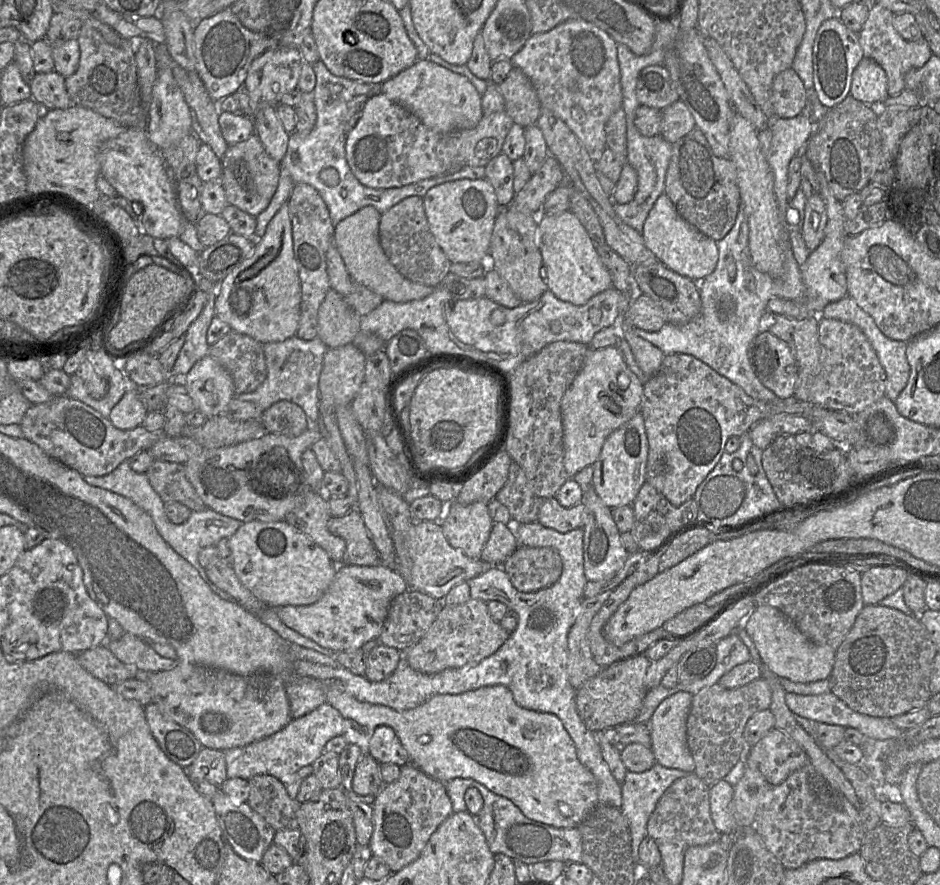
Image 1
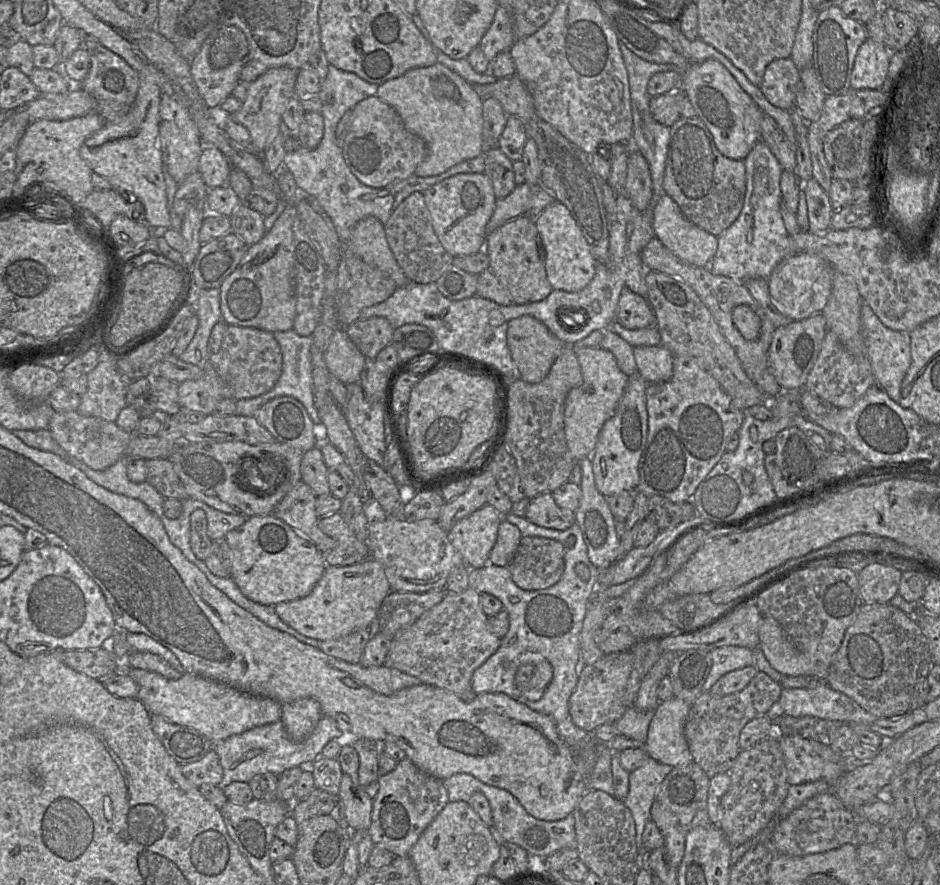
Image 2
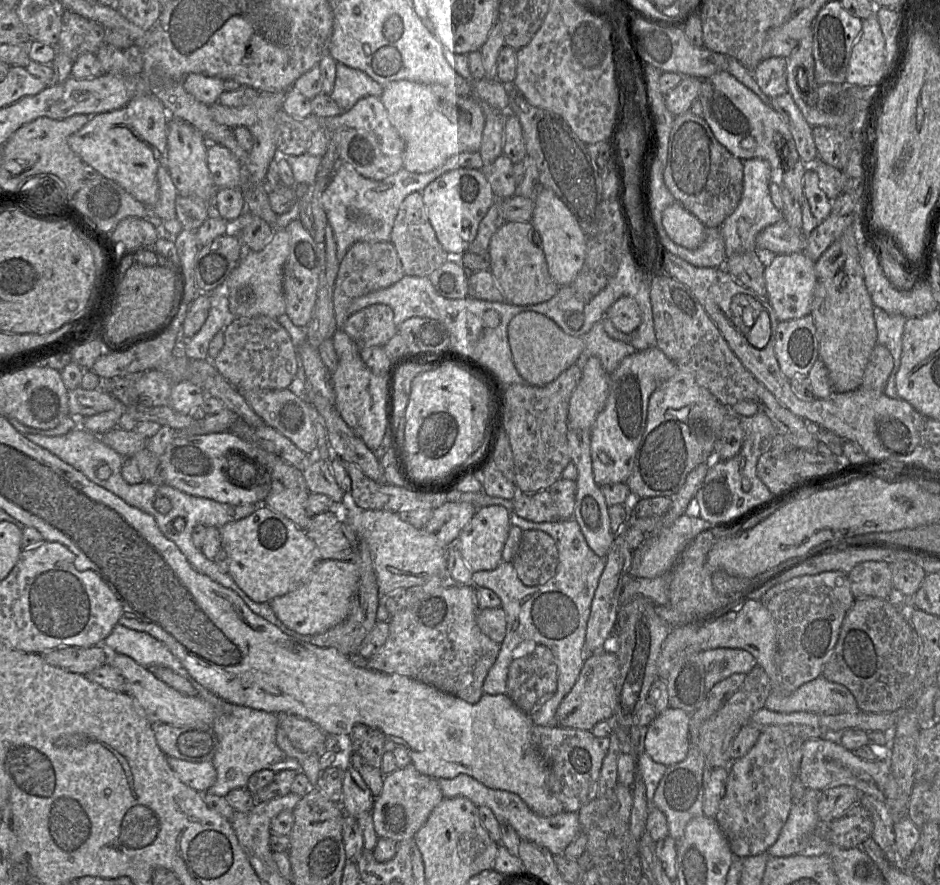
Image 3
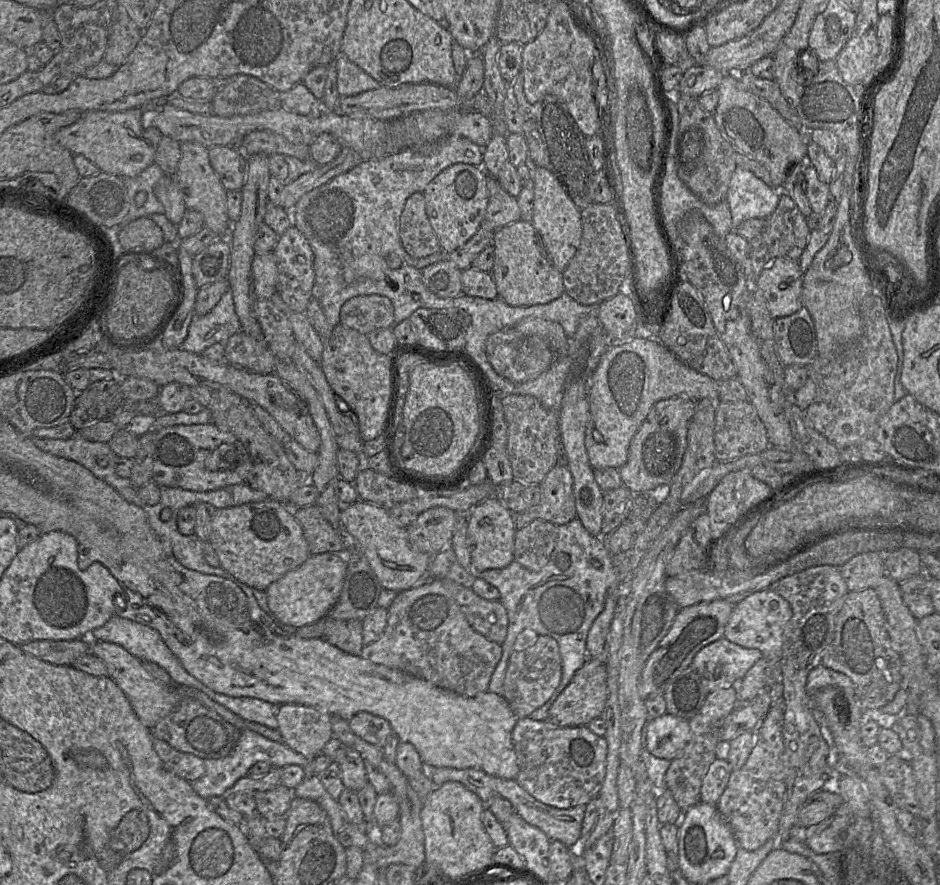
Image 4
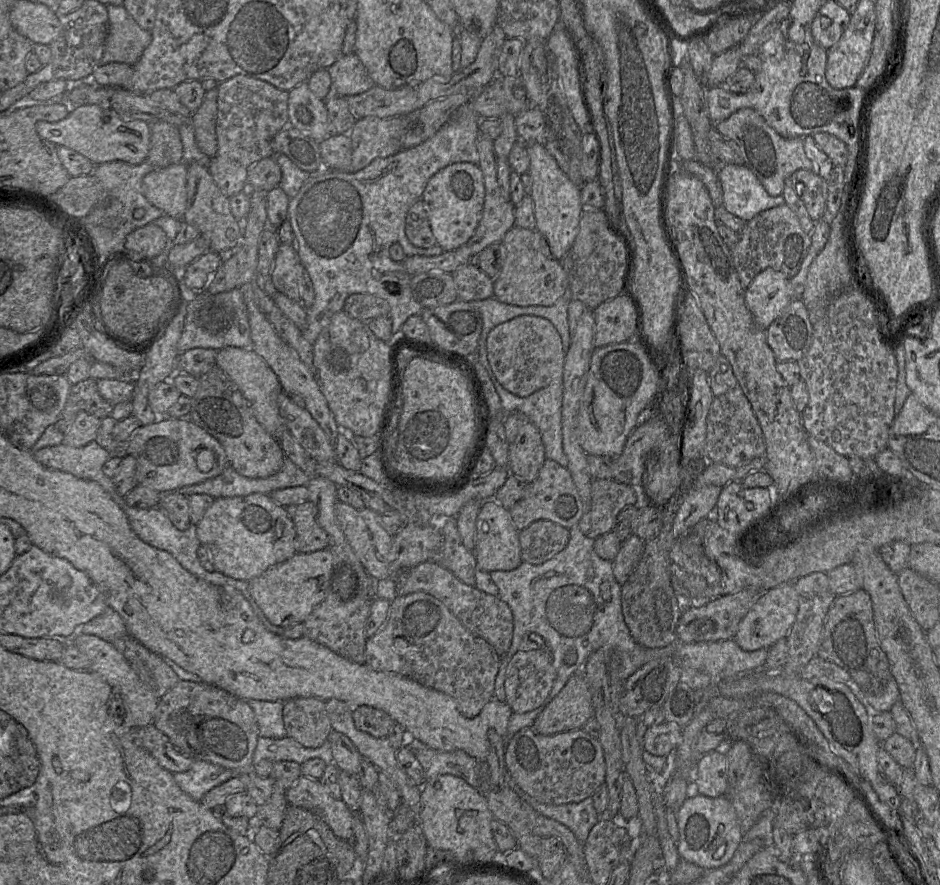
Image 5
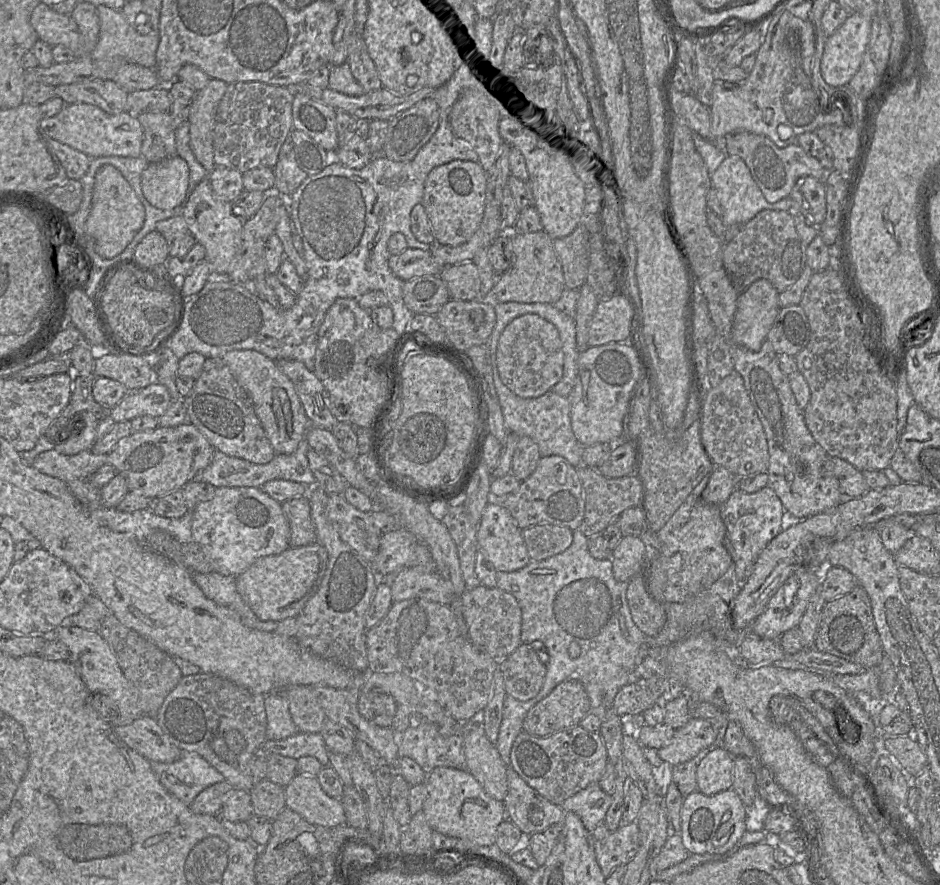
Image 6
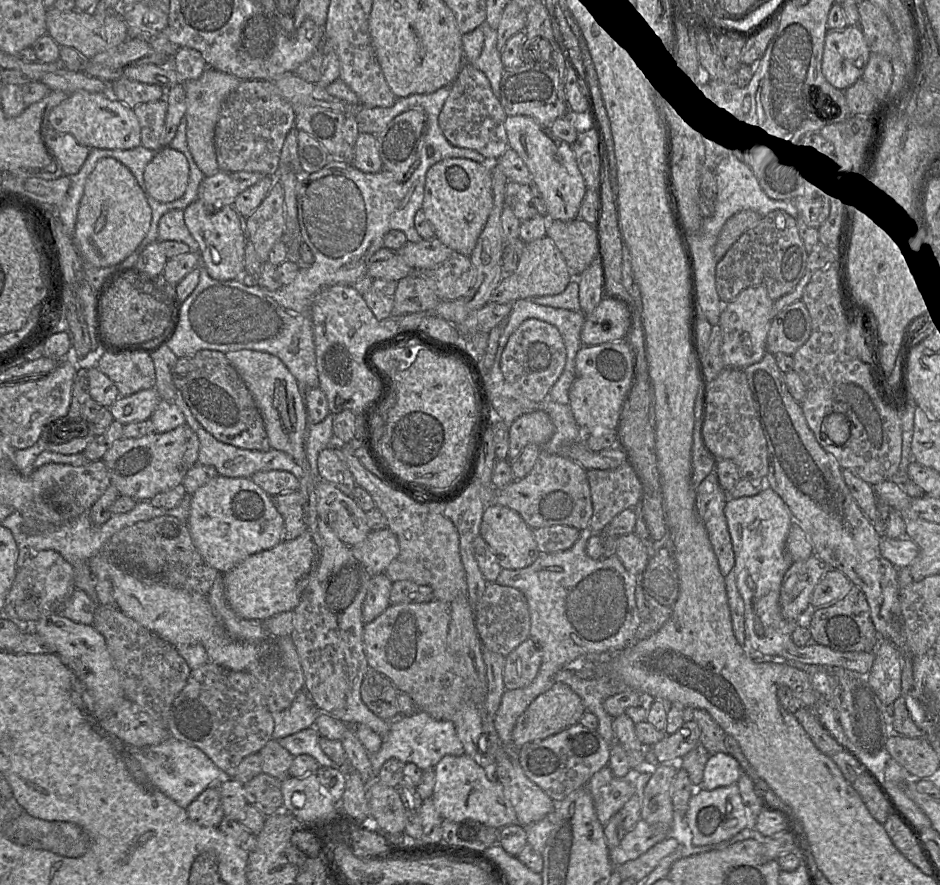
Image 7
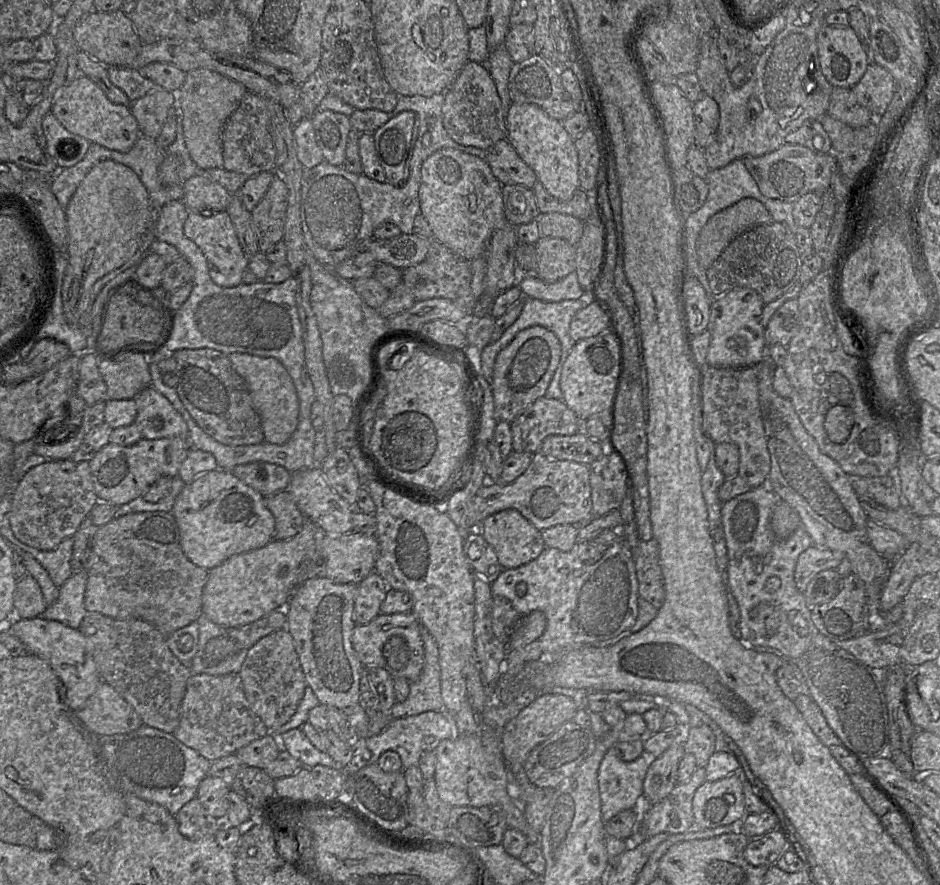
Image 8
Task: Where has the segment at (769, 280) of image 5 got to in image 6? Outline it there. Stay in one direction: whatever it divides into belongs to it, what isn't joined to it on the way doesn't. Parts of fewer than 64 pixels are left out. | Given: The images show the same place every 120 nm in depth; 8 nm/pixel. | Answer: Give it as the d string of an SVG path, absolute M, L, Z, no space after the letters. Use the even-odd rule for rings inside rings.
M767 280L753 282L740 293L731 330L731 342L750 351L759 351L778 316L779 292Z

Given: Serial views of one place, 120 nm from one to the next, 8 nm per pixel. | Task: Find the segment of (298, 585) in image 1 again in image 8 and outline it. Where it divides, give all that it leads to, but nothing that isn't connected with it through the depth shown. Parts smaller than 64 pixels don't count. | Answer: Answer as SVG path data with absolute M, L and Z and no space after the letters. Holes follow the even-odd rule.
M228 470L208 471L186 483L175 500L172 514L179 527L183 553L195 565L207 570L220 565L235 554L261 548L274 539L275 518L264 503L264 496Z

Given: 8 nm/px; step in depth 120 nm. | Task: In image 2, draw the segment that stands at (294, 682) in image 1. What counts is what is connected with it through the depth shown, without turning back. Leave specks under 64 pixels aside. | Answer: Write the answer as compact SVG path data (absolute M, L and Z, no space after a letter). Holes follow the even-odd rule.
M303 698L282 704L280 721L289 740L298 743L313 731L322 716L318 701Z

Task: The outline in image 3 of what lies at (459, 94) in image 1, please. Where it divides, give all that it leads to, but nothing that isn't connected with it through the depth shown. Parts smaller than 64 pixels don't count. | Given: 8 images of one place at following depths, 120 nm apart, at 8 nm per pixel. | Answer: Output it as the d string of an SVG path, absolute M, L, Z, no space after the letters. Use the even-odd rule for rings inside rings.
M398 80L383 86L380 99L390 123L404 141L403 167L406 170L427 173L453 155L479 152L485 115L473 97L461 96L440 84Z

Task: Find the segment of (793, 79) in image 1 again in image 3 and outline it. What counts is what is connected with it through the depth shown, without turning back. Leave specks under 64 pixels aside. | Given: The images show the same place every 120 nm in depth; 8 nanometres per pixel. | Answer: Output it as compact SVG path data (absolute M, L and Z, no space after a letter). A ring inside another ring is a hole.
M785 57L763 59L753 71L753 77L763 93L770 98L788 92Z

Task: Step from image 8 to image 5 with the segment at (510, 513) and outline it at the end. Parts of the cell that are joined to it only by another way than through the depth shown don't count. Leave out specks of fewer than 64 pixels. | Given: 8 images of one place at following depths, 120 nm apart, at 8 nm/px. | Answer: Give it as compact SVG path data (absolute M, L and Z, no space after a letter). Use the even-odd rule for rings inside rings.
M495 498L485 499L476 520L475 547L473 550L477 568L486 572L511 571L522 562L519 531L511 518L509 509L504 508Z

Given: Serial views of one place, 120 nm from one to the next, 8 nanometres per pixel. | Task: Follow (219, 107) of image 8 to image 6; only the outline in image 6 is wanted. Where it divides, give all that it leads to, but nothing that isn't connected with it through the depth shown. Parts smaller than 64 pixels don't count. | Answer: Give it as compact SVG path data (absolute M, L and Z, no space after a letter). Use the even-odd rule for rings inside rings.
M210 78L207 85L197 91L188 116L190 148L208 173L216 167L213 148L214 126L219 103L227 87L225 81Z

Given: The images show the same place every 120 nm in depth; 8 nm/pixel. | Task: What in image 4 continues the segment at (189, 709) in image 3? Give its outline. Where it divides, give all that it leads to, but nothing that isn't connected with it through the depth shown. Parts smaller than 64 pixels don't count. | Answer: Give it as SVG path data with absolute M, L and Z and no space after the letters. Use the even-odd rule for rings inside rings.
M90 641L90 653L100 658L108 670L108 676L128 698L130 705L141 723L152 731L159 720L167 716L180 700L176 687L167 687L156 680L142 665L141 660L120 645Z

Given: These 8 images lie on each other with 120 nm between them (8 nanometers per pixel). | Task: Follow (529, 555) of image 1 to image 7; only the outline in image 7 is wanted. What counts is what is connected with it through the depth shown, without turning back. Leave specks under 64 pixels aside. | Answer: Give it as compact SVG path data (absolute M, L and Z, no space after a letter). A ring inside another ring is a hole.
M553 525L533 529L533 536L540 553L553 553L570 549L581 531L567 525Z

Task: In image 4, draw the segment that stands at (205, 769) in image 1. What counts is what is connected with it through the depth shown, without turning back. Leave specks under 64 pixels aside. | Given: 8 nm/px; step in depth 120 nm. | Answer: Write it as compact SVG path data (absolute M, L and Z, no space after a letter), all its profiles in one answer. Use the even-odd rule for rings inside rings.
M153 738L153 747L164 766L178 777L192 782L204 775L205 765L202 758L177 751L157 738Z

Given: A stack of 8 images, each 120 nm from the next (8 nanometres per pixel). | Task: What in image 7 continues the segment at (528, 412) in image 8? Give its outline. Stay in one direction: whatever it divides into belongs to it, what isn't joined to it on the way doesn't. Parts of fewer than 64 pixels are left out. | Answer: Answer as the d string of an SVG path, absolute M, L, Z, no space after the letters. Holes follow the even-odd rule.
M541 410L518 417L509 429L509 451L507 459L514 461L529 444L544 446L553 436L554 425L549 415Z

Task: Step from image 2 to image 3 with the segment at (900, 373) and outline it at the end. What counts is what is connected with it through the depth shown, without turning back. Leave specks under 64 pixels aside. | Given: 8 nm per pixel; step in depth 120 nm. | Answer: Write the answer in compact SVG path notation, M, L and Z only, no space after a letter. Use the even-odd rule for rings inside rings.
M874 306L873 314L877 330L877 344L885 346L893 357L894 366L884 388L884 394L892 399L899 399L896 392L896 374L900 367L902 337L907 318L899 314L888 314Z

